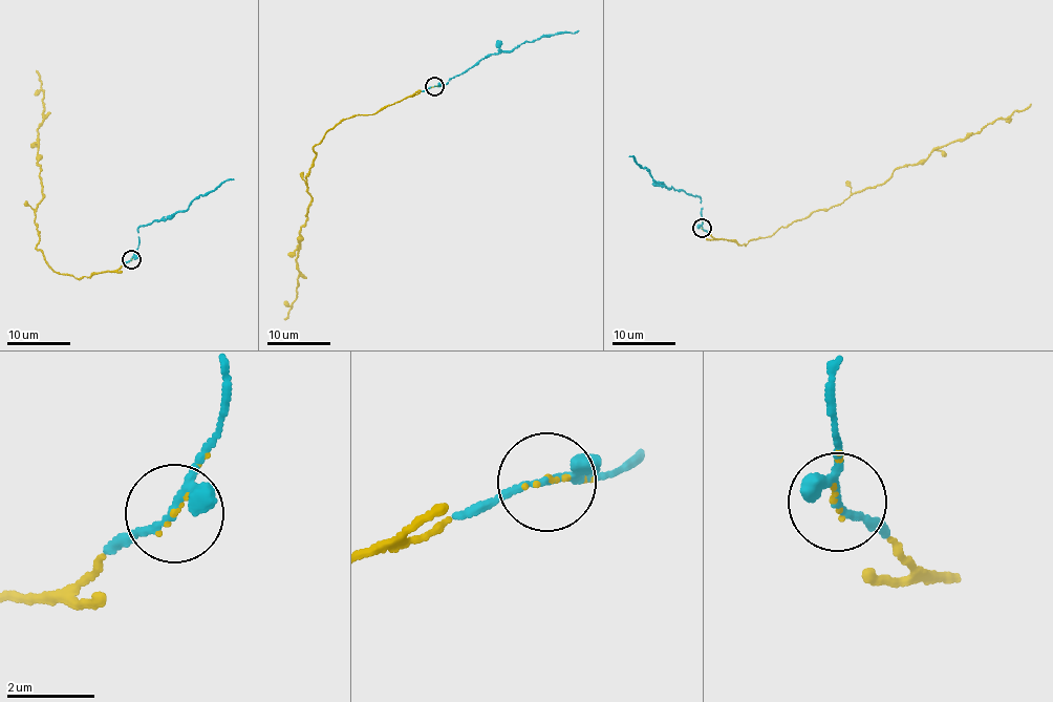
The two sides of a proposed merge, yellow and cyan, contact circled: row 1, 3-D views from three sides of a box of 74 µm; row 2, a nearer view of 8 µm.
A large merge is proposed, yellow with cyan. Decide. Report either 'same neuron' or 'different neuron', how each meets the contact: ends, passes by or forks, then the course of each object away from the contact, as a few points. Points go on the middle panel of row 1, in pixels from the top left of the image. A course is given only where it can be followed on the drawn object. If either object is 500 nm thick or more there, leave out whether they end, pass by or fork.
same neuron; yellow ends there; cyan forks there; yellow runs (434, 87), (343, 118), (314, 147), (297, 295), (285, 319); cyan runs (434, 87), (445, 85), (482, 59), (512, 51), (519, 44), (578, 29)

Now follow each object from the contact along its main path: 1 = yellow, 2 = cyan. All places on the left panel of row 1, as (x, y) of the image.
1: (132, 258), (74, 278), (51, 270), (37, 249), (35, 212), (44, 196), (36, 143), (44, 94), (37, 69)
2: (132, 258), (138, 247), (138, 228), (170, 219), (201, 194), (233, 179)

